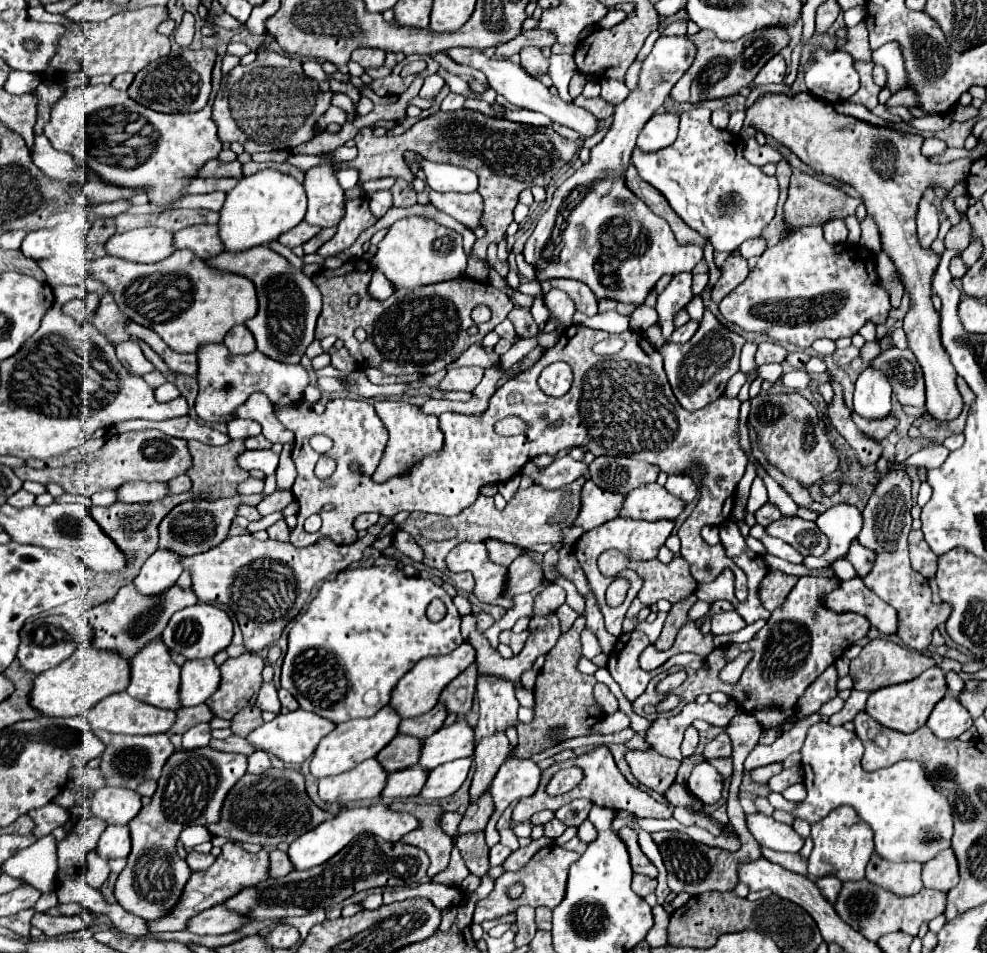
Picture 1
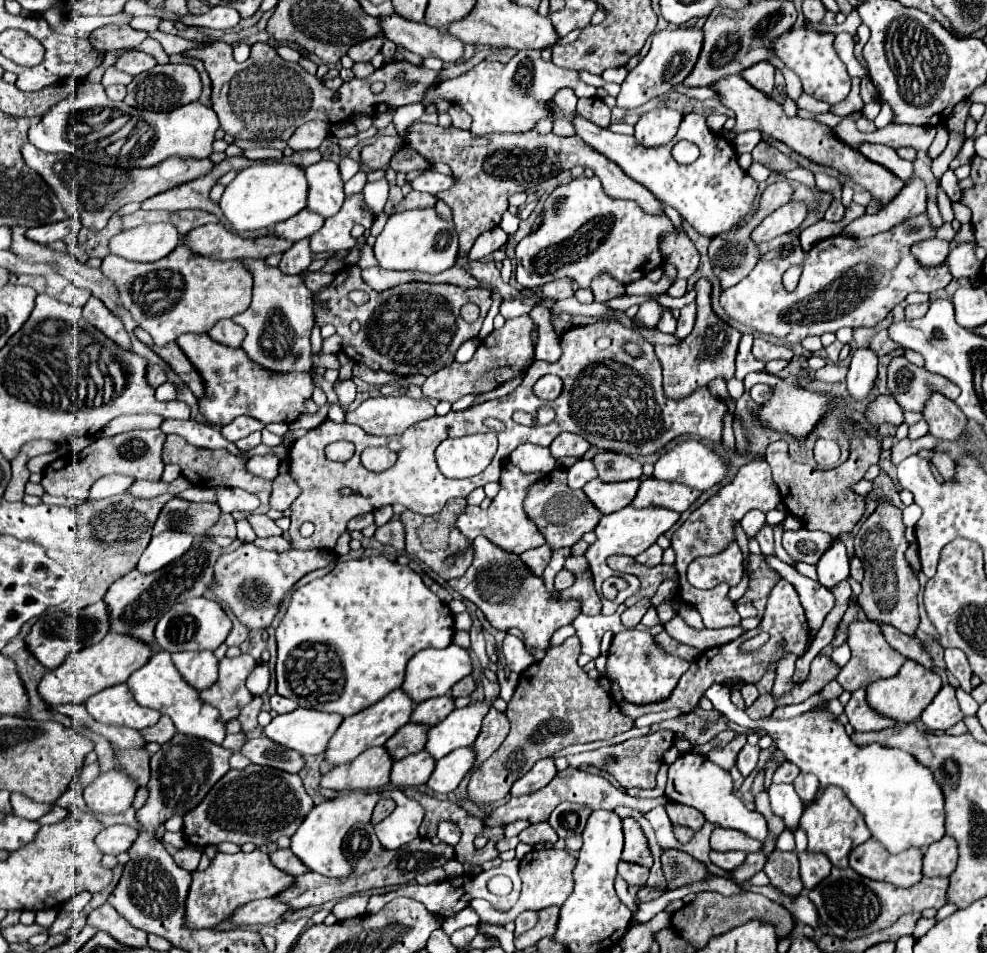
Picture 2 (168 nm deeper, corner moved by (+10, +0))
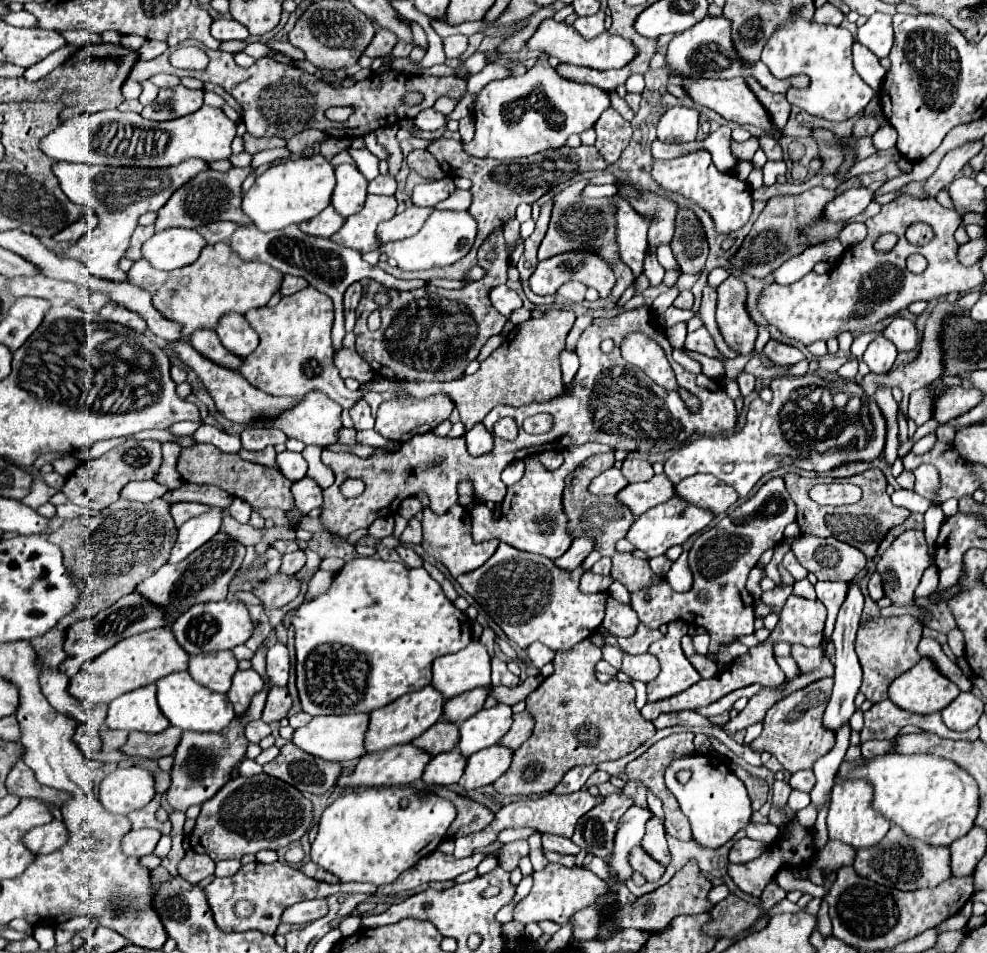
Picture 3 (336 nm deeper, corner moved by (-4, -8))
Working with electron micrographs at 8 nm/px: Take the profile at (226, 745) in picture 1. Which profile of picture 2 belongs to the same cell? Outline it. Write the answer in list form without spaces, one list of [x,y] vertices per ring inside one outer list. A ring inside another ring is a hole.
[[[258,737],[258,739],[250,739],[242,753],[254,763],[254,765],[268,765],[286,773],[300,773],[306,765],[304,757],[298,751],[286,749],[274,741],[270,741],[268,737]]]

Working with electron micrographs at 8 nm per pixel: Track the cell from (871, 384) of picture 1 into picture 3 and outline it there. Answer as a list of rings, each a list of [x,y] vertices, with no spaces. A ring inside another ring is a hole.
[[[876,337],[866,353],[862,355],[862,361],[870,367],[870,373],[876,373],[876,375],[882,375],[882,373],[888,373],[894,365],[894,359],[896,359],[896,347],[884,339],[884,337]]]

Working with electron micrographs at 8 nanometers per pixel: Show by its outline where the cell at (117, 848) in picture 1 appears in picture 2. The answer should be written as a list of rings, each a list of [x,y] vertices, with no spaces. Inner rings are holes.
[[[112,825],[102,829],[102,833],[96,837],[96,845],[102,853],[120,855],[132,847],[132,841],[136,841],[138,831],[128,825]]]

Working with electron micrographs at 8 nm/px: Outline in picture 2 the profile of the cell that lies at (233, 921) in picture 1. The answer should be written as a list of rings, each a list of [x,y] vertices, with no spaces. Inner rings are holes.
[[[274,897],[270,899],[258,899],[258,901],[252,901],[244,907],[240,907],[230,923],[232,925],[254,925],[254,923],[262,923],[262,925],[268,925],[268,923],[274,923],[278,921],[288,909],[288,903],[284,901],[278,901]]]

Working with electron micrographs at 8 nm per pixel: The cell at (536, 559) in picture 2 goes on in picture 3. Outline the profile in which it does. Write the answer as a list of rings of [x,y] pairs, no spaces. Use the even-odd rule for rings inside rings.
[[[586,537],[574,539],[572,545],[570,545],[570,549],[568,549],[562,557],[554,559],[554,563],[556,563],[558,567],[562,567],[562,569],[574,571],[574,569],[584,561],[584,557],[586,557],[592,549],[594,549],[594,545],[592,545],[590,539],[586,539]]]

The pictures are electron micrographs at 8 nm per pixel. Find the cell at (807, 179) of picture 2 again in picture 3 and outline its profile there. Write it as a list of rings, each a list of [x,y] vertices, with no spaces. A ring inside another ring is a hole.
[[[768,161],[764,165],[764,185],[776,183],[778,175],[786,175],[786,163],[784,161]]]

